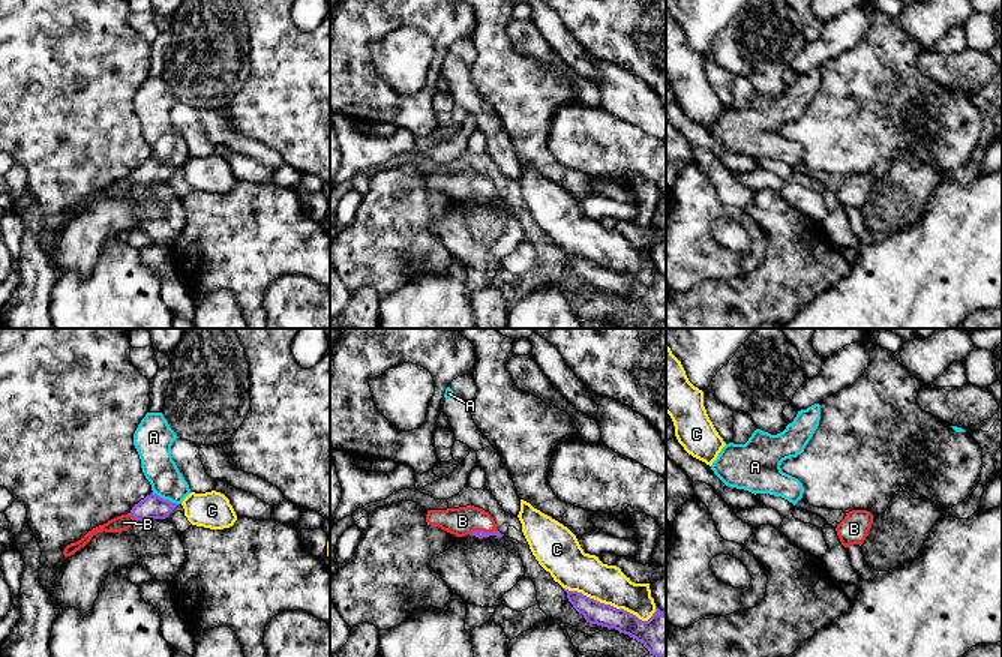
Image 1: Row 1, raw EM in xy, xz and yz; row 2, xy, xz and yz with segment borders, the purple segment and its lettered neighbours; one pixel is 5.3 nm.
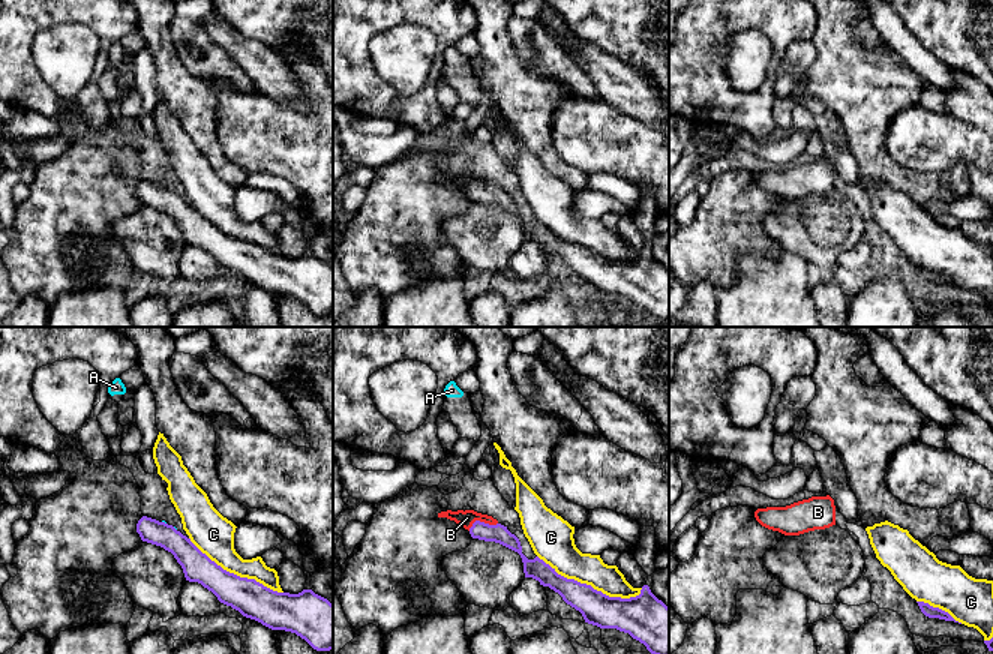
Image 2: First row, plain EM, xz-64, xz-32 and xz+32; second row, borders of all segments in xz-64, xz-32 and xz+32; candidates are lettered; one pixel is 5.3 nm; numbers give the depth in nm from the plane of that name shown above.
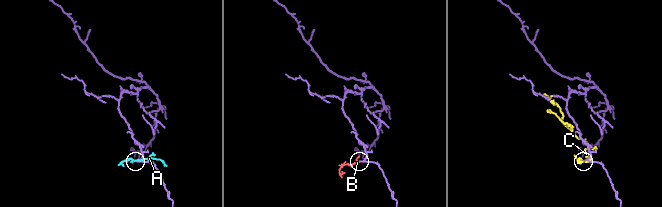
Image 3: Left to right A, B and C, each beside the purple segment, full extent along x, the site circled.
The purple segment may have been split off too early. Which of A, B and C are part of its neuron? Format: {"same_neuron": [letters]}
{"same_neuron": ["B"]}

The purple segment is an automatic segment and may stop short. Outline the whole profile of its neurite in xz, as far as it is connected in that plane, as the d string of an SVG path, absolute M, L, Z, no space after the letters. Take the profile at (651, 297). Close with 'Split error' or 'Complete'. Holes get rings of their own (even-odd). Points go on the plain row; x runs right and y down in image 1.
M562 254L567 256L568 266L584 279L586 286L615 292L640 306L650 318L666 321L666 278L657 270L652 280L648 285L642 285L624 273L600 267L578 255Z. Complete

